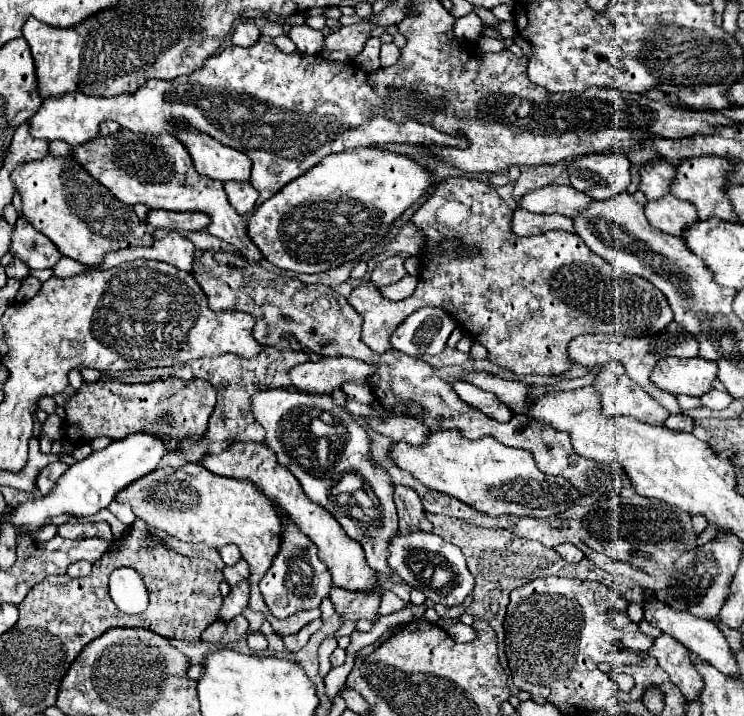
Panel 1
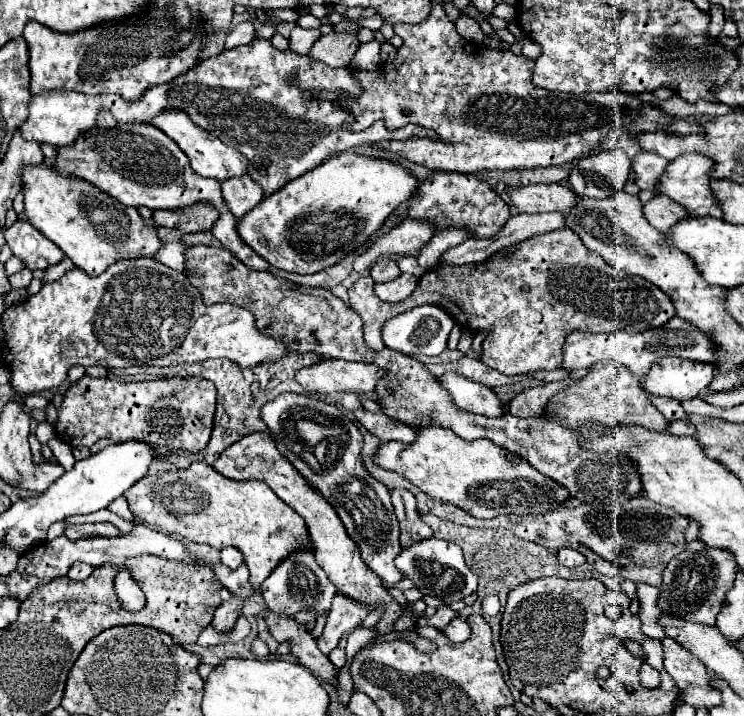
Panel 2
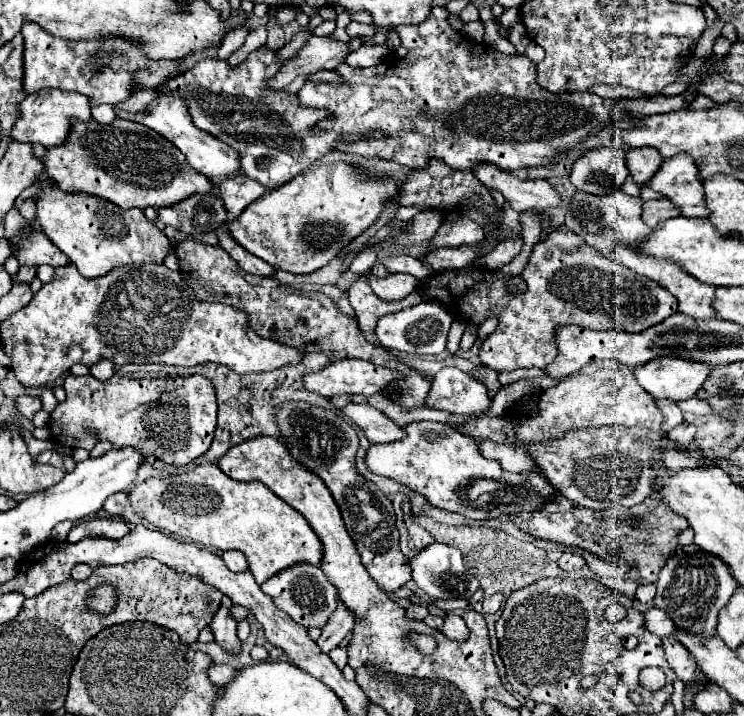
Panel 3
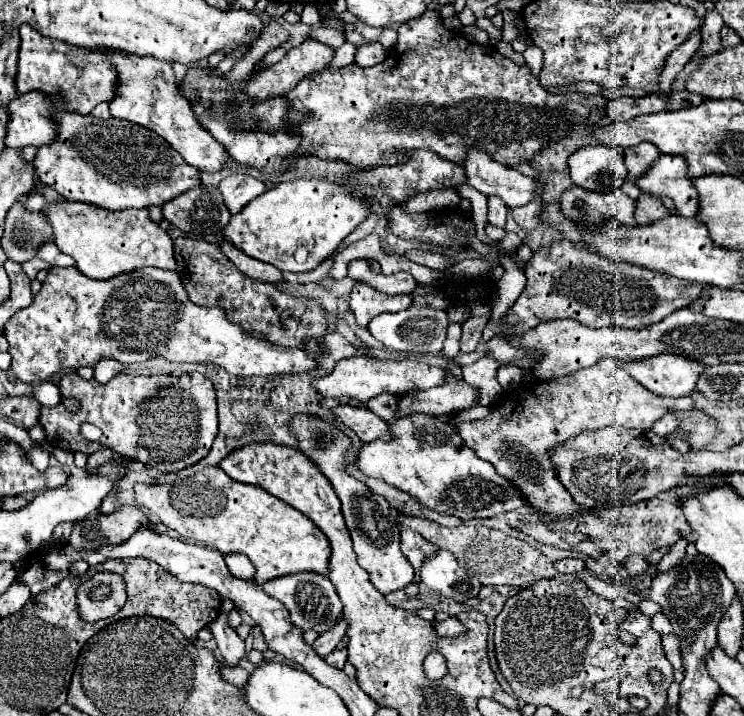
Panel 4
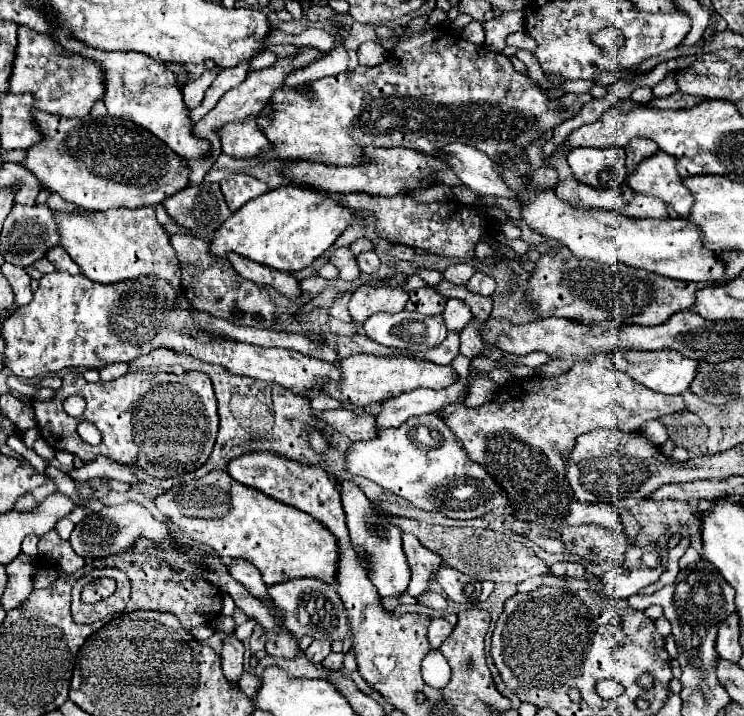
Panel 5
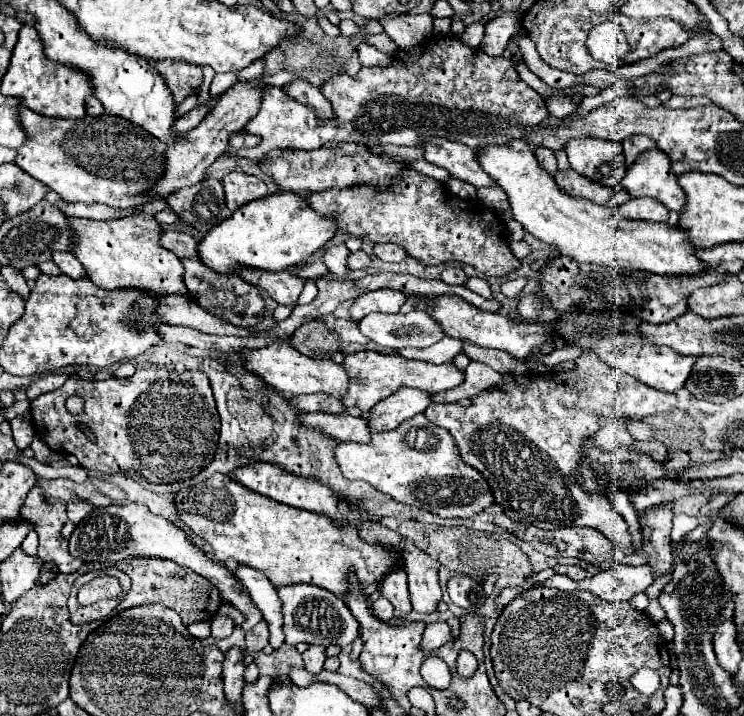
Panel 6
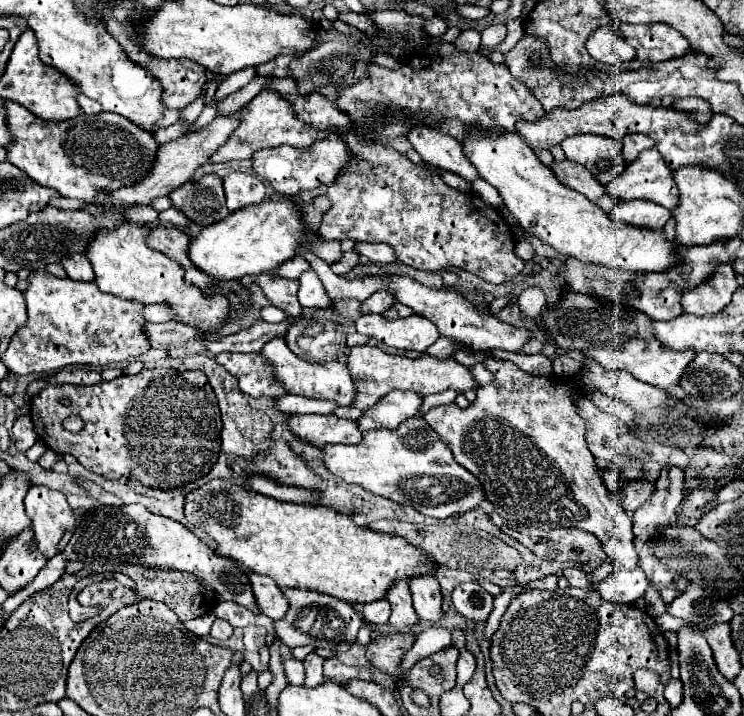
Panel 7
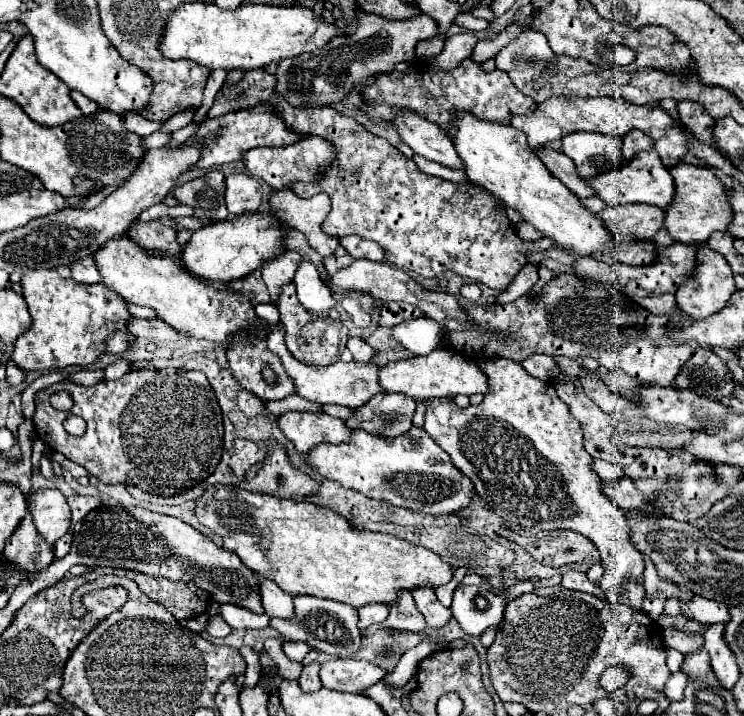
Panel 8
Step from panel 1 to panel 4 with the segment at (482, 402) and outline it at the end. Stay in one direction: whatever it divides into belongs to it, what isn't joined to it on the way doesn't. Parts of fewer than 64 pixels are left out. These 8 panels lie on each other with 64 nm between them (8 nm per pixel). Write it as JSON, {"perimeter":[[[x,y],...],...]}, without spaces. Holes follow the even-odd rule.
{"perimeter":[[[446,370],[444,384],[418,392],[416,396],[402,398],[398,404],[398,412],[408,414],[458,414],[478,404],[480,392],[464,382],[462,378],[456,378],[450,370]]]}

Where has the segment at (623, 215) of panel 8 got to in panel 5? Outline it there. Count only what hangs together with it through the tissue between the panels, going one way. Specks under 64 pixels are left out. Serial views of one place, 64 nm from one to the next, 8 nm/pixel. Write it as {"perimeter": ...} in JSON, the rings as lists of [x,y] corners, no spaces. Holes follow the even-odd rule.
{"perimeter":[[[636,196],[624,210],[630,218],[668,218],[666,204],[654,196]]]}

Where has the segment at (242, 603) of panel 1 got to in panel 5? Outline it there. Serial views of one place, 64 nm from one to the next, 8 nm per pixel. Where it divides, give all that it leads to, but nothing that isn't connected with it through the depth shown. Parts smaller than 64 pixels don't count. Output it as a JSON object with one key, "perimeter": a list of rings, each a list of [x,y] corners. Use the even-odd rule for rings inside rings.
{"perimeter":[[[222,632],[224,640],[222,640],[222,670],[224,670],[224,676],[236,684],[236,680],[240,678],[242,674],[242,660],[244,660],[244,644],[234,636],[234,634],[228,634],[228,632]]]}

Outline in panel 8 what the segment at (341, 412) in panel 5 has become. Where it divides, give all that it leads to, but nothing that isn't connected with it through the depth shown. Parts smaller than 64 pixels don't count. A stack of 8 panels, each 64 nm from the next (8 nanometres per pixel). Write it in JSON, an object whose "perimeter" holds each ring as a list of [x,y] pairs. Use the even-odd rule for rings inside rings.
{"perimeter":[[[286,412],[284,416],[278,416],[278,426],[300,452],[308,452],[308,448],[322,442],[348,442],[354,432],[346,428],[346,422],[340,418],[310,412]]]}

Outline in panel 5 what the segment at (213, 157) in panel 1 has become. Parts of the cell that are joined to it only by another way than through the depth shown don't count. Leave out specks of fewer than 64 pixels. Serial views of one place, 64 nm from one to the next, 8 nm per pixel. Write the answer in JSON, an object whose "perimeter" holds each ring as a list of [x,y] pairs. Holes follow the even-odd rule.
{"perimeter":[[[52,30],[50,36],[60,42],[64,48],[68,48],[74,54],[80,54],[84,58],[98,60],[106,72],[106,108],[112,118],[124,118],[130,120],[152,134],[156,134],[162,142],[166,142],[176,154],[180,154],[186,160],[198,160],[200,156],[208,156],[212,152],[212,144],[208,140],[198,138],[192,128],[194,122],[190,120],[190,108],[184,102],[184,94],[180,86],[176,84],[176,76],[168,68],[168,64],[162,64],[158,60],[152,60],[150,56],[144,56],[140,52],[108,52],[108,50],[96,50],[90,48],[78,40],[74,40],[70,34],[62,30]]]}

